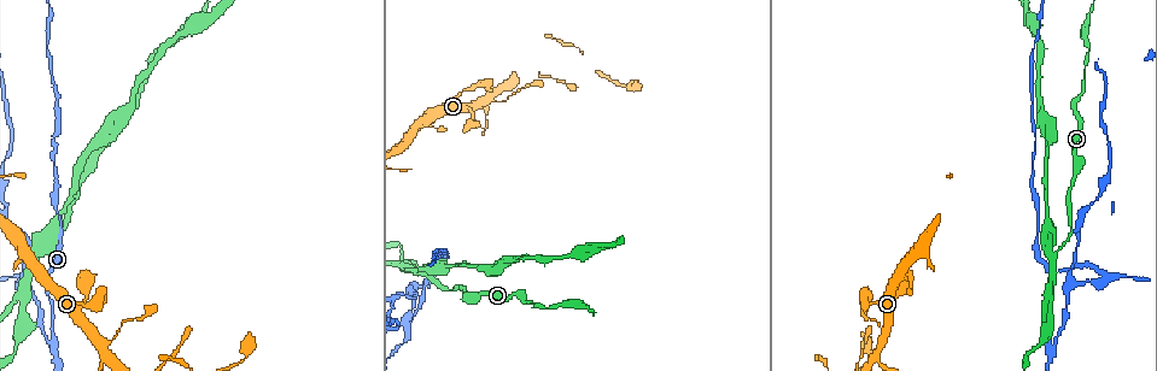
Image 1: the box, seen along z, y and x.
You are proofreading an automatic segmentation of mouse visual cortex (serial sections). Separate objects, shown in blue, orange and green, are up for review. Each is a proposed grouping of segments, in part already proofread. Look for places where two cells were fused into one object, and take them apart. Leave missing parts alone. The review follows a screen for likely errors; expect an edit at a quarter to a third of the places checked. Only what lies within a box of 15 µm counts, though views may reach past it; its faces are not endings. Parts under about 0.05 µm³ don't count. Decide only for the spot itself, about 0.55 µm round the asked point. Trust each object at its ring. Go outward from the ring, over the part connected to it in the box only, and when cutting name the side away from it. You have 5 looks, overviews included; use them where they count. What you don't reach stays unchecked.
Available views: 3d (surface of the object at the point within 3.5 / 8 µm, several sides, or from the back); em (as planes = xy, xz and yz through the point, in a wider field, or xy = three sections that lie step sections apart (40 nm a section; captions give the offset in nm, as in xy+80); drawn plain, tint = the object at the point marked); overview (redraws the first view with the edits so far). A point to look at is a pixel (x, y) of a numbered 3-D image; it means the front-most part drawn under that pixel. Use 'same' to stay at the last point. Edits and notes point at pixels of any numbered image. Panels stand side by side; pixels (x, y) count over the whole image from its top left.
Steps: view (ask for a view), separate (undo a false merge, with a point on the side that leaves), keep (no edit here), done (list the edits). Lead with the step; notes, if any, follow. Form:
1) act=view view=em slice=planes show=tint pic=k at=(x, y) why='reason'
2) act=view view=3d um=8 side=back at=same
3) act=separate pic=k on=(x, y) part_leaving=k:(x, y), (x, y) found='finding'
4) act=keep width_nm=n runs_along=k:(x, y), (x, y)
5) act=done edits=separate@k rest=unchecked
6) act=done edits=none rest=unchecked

act=view view=3d um=3.5 pic=1 at=(53, 344) why='three arms meet'

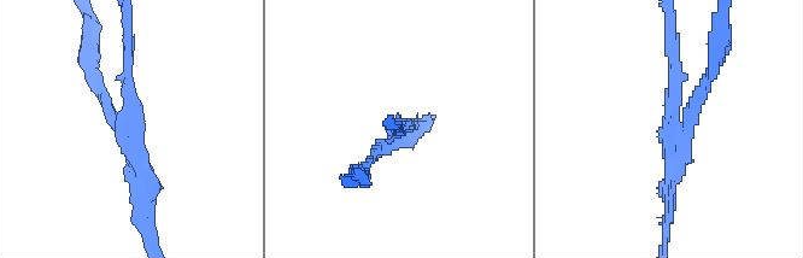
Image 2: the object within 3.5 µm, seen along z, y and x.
act=view view=em slice=xy step=3 show=tint pic=2 at=(670, 115) arms=3 arm_widths_nm=150,200,250 why='shape alone is not enough'

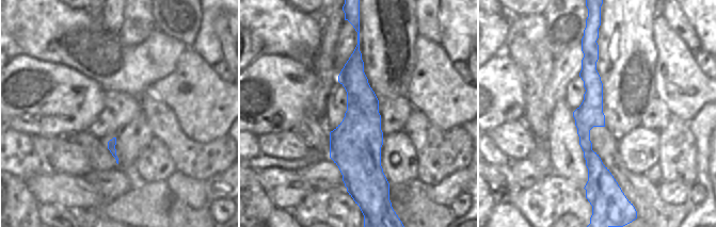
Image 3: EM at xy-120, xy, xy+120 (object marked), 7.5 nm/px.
act=separate pic=2 on=(703, 95) part_leaving=2:(681, 132), (719, 58), (721, 31) found='two cells meet here'

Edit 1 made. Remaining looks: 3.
act=view view=3d um=3.5 pic=1 at=(1038, 231) why='narrows sharply'

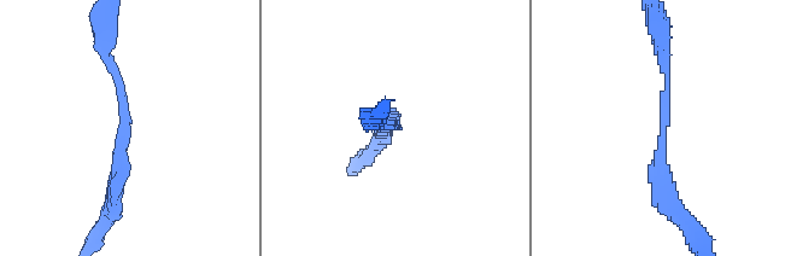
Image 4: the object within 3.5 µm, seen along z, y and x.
act=view view=em slice=xy step=1 show=tint pic=4 at=(660, 127) arm_widths_nm=100,200

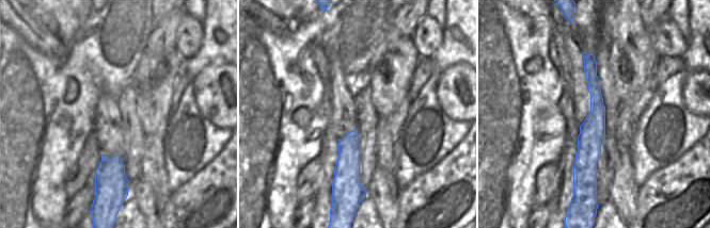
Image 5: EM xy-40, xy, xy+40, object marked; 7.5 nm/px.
act=keep runs_along=4:(671, 205), (658, 176), (664, 124), (662, 50) found='one cell here'

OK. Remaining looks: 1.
act=done edits=separate@2 rest=unchecked

